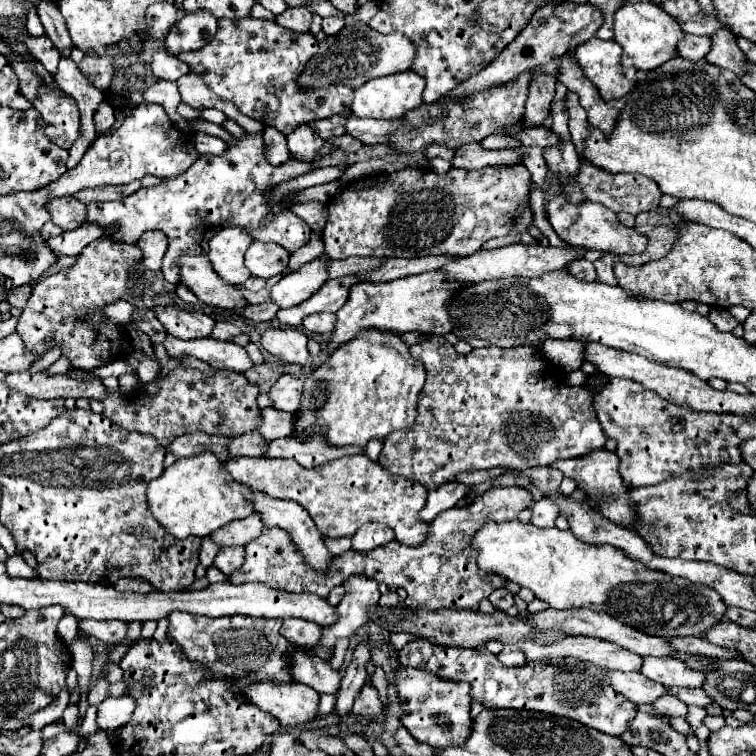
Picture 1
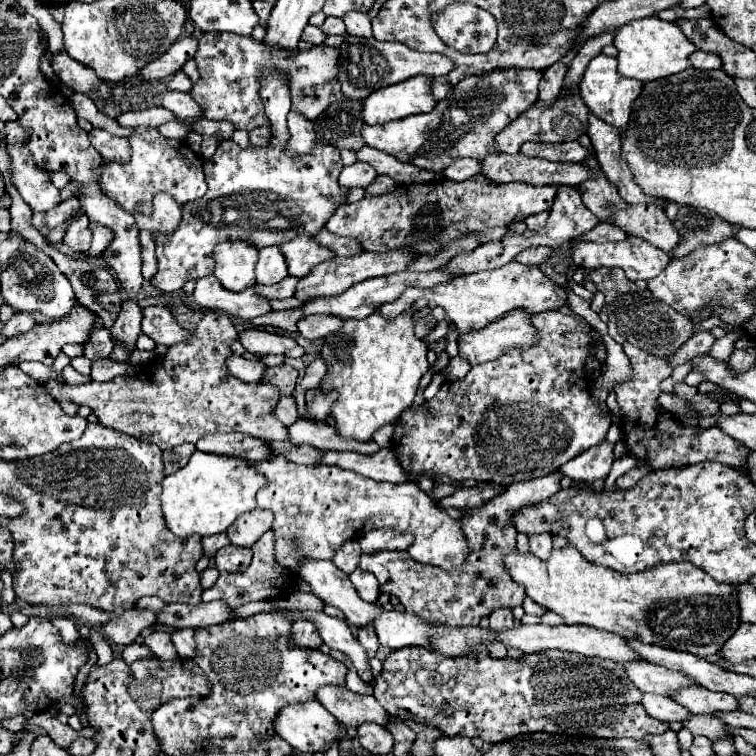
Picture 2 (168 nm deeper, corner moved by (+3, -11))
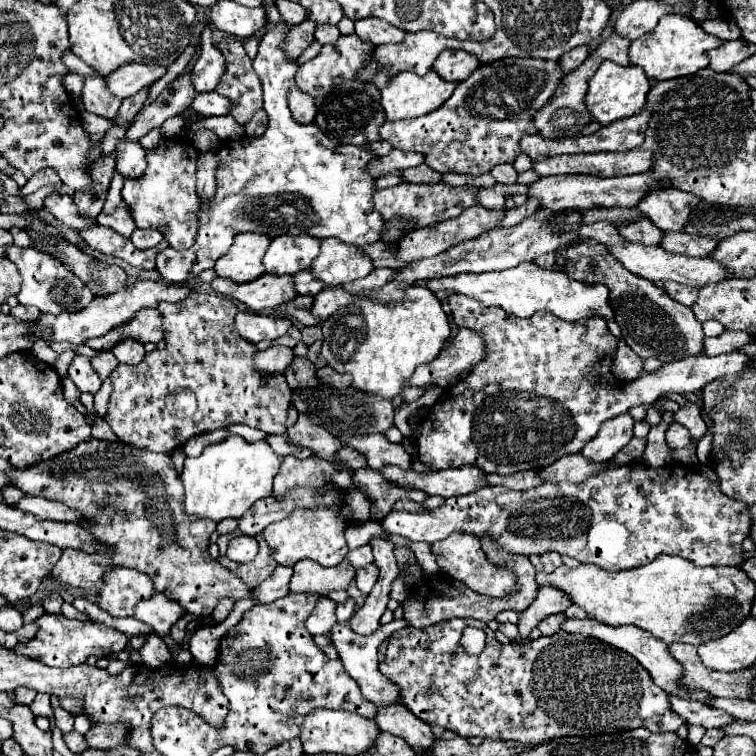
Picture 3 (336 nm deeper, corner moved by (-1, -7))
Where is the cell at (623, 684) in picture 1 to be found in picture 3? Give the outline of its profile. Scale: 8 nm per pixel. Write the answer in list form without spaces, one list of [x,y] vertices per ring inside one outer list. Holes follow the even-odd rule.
[[[669,695],[669,703],[677,715],[681,715],[689,725],[701,725],[705,729],[711,727],[723,727],[725,723],[731,723],[733,717],[725,715],[723,711],[717,711],[709,705],[703,705],[701,701],[681,699],[677,695]]]

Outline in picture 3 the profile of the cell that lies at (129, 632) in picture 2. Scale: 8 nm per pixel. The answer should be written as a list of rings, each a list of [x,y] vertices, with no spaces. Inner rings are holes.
[[[153,595],[151,599],[139,601],[135,605],[133,619],[147,623],[159,635],[167,635],[169,629],[173,627],[173,623],[177,619],[181,619],[183,615],[185,615],[185,611],[181,611],[181,607],[177,603],[169,603],[169,599],[165,599],[165,595]]]

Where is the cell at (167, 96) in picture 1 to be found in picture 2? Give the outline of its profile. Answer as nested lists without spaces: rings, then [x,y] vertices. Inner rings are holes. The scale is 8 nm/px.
[[[167,91],[167,93],[163,93],[161,107],[173,111],[181,119],[199,117],[203,113],[201,107],[195,103],[195,99],[191,95],[189,93],[181,93],[181,91]]]

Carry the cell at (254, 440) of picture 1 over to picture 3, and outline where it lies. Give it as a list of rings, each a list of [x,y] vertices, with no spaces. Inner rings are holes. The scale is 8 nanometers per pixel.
[[[341,447],[337,453],[339,453],[339,455],[337,455],[339,461],[345,463],[345,465],[347,465],[349,469],[353,469],[353,471],[367,465],[367,463],[365,463],[365,457],[361,457],[353,447]]]

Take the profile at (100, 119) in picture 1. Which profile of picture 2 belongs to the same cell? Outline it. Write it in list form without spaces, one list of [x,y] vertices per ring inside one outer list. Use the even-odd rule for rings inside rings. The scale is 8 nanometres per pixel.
[[[93,129],[89,133],[91,145],[101,153],[105,161],[129,163],[129,141],[123,137],[115,137],[103,129]]]

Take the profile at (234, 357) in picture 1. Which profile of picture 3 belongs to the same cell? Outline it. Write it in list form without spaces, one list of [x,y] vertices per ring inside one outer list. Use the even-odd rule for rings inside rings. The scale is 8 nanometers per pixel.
[[[273,345],[265,351],[255,353],[255,367],[265,373],[283,373],[291,361],[293,361],[293,349],[281,345]]]

